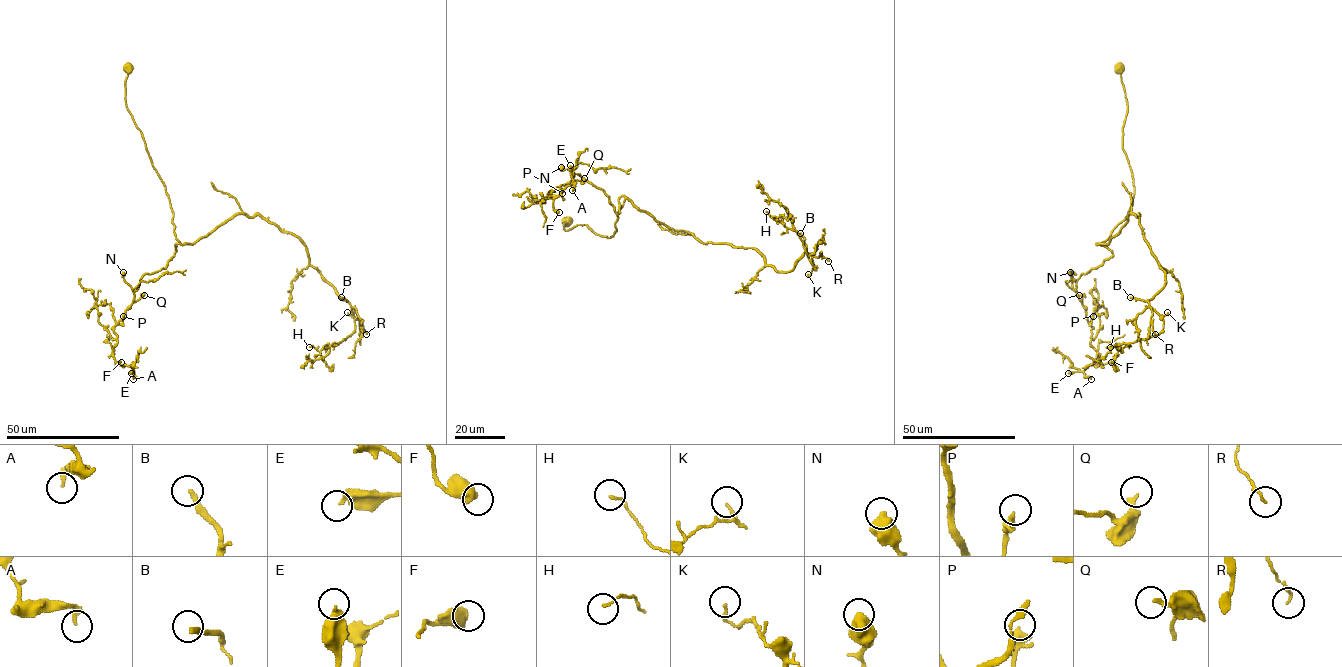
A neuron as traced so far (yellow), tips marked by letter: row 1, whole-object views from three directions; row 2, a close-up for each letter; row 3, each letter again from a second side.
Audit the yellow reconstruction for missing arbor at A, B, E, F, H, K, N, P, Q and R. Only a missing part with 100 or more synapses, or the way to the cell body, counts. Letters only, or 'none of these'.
B

